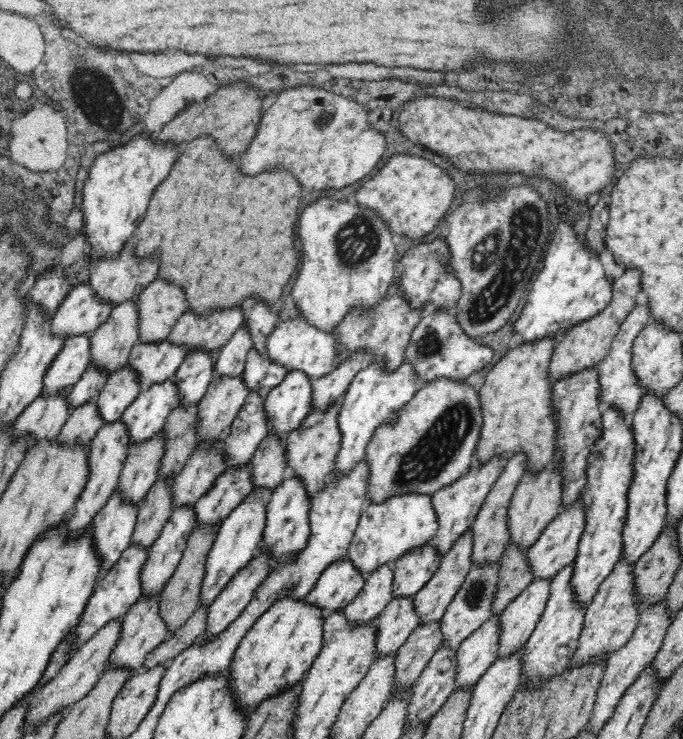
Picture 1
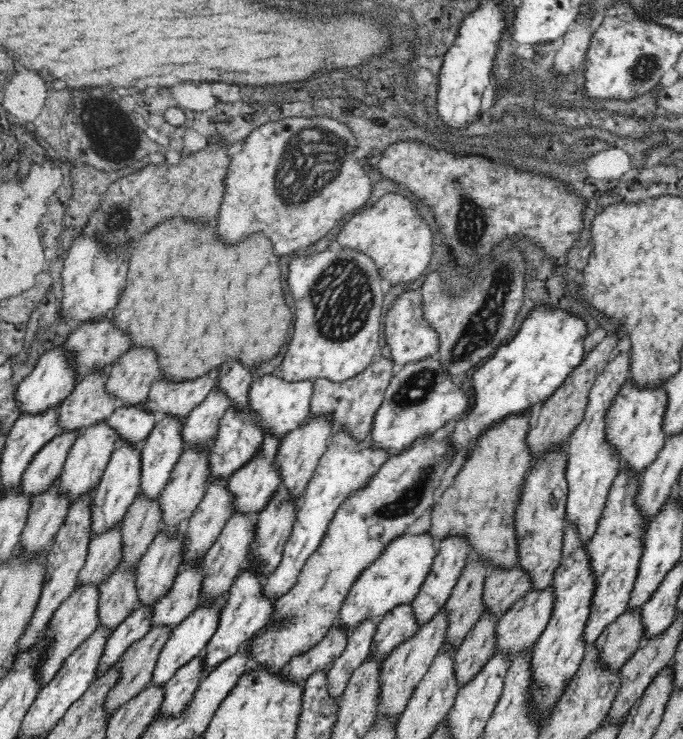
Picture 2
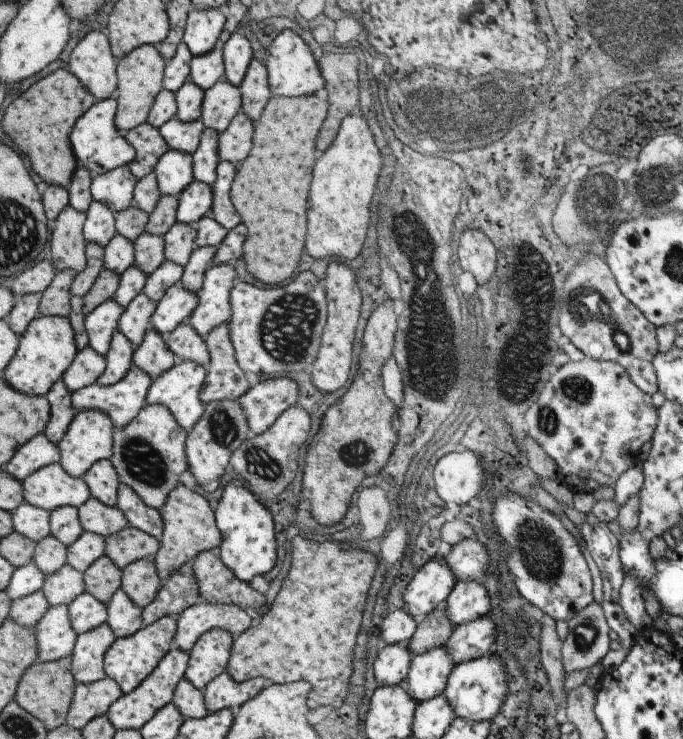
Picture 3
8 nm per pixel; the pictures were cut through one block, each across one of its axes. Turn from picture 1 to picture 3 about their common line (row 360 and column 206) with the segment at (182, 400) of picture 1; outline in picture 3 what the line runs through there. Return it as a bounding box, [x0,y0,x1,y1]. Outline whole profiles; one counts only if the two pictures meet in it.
[176,181,212,224]

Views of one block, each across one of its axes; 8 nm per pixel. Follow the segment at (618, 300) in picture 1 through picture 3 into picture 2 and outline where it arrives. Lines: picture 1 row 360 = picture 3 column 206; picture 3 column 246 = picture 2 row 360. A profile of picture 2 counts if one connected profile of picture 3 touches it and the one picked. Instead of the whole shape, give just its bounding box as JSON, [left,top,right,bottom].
[526,338,614,463]

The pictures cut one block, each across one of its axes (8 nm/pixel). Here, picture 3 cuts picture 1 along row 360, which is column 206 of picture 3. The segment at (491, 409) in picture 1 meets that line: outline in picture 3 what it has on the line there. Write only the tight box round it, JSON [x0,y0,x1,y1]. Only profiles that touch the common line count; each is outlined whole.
[152,484,221,582]

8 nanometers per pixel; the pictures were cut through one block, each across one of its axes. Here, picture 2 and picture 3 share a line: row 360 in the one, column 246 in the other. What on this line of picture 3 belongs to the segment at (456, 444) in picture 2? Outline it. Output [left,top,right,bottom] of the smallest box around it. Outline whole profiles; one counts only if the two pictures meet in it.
[214,483,275,583]

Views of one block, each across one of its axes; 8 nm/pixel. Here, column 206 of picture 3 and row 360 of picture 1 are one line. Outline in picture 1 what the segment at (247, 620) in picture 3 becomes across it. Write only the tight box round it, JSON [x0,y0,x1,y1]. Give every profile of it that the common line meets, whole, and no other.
[596,305,651,420]

